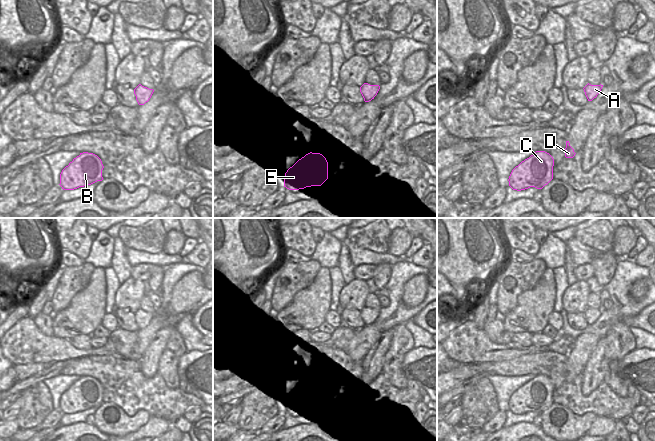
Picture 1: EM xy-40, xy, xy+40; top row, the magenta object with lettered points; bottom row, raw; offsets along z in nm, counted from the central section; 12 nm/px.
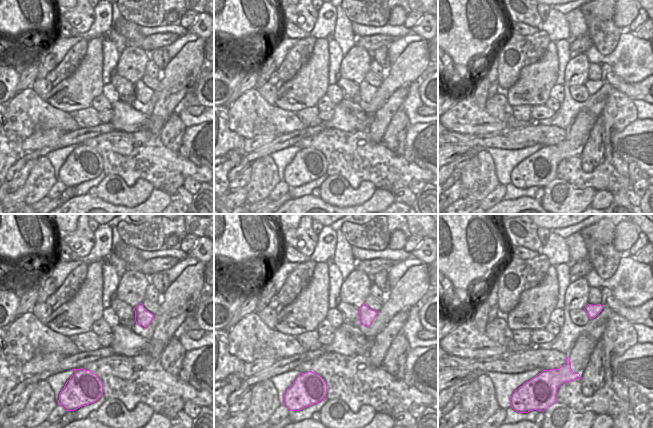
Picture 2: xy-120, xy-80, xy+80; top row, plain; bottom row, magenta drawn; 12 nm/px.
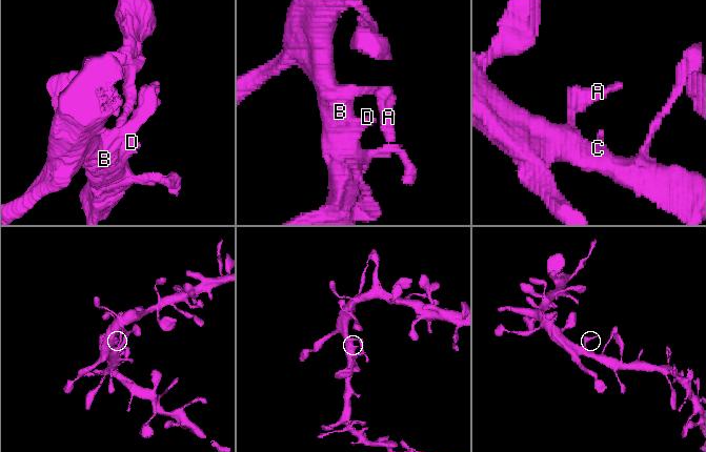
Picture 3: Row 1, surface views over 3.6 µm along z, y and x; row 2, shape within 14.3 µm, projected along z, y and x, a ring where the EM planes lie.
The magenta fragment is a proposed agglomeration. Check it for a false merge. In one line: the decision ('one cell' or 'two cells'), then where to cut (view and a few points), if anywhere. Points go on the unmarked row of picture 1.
one cell; cut none

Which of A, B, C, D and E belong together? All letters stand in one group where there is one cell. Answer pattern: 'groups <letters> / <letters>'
groups A B C D E

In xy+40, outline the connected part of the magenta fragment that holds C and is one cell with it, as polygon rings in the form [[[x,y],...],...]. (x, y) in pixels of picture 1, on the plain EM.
[[[536,375],[516,390],[509,400],[509,410],[521,415],[530,411],[542,413],[553,403],[553,381],[545,375]]]

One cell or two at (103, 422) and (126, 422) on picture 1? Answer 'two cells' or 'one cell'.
one cell

